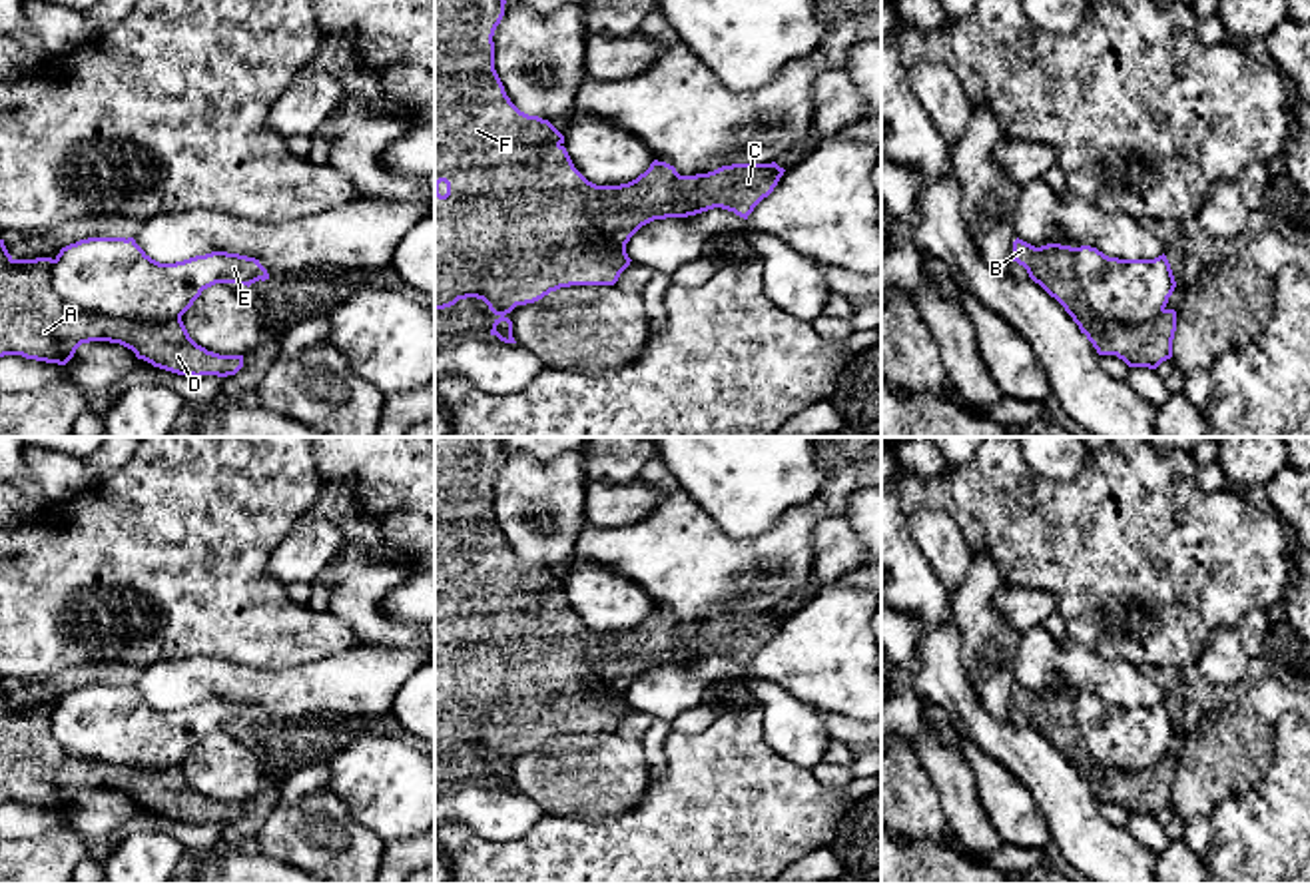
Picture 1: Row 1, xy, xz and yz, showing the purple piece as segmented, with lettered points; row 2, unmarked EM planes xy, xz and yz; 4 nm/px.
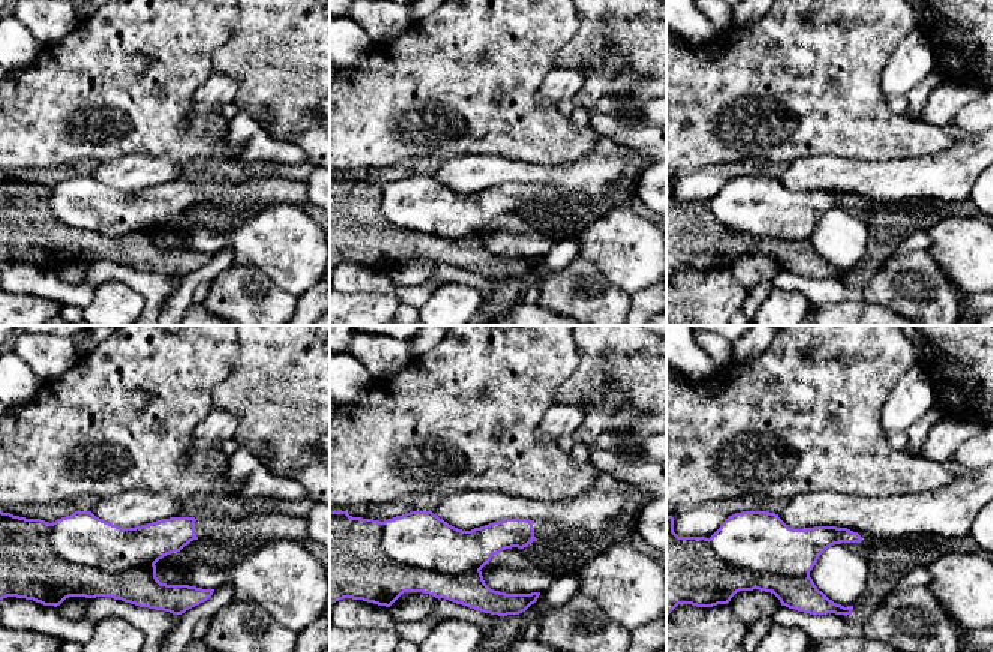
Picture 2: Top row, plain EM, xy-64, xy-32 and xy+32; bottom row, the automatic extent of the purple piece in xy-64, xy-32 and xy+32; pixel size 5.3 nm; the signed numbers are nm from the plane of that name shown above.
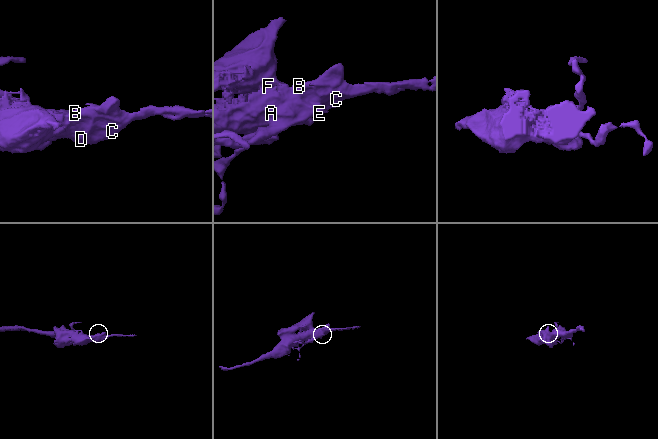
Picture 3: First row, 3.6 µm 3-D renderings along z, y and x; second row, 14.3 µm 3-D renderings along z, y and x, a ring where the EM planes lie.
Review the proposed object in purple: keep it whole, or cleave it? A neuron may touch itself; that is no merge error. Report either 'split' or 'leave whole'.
split

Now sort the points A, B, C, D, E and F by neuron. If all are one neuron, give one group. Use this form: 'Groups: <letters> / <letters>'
Groups: A B C D F / E

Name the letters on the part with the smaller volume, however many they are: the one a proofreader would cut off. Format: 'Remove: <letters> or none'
Remove: E

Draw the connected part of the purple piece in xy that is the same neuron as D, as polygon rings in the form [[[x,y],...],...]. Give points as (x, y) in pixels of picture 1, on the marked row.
[[[0,239],[0,357],[66,365],[82,343],[110,341],[177,375],[227,377],[243,367],[243,355],[197,345],[181,317],[146,323],[70,307],[50,283],[52,263],[52,257],[14,259]]]

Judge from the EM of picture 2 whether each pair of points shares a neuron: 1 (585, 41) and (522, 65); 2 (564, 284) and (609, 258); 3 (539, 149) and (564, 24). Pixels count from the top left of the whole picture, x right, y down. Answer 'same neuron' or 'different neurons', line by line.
1: different neurons
2: different neurons
3: same neuron

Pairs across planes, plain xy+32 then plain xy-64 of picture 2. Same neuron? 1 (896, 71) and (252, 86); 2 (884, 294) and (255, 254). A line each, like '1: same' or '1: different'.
1: different
2: different

